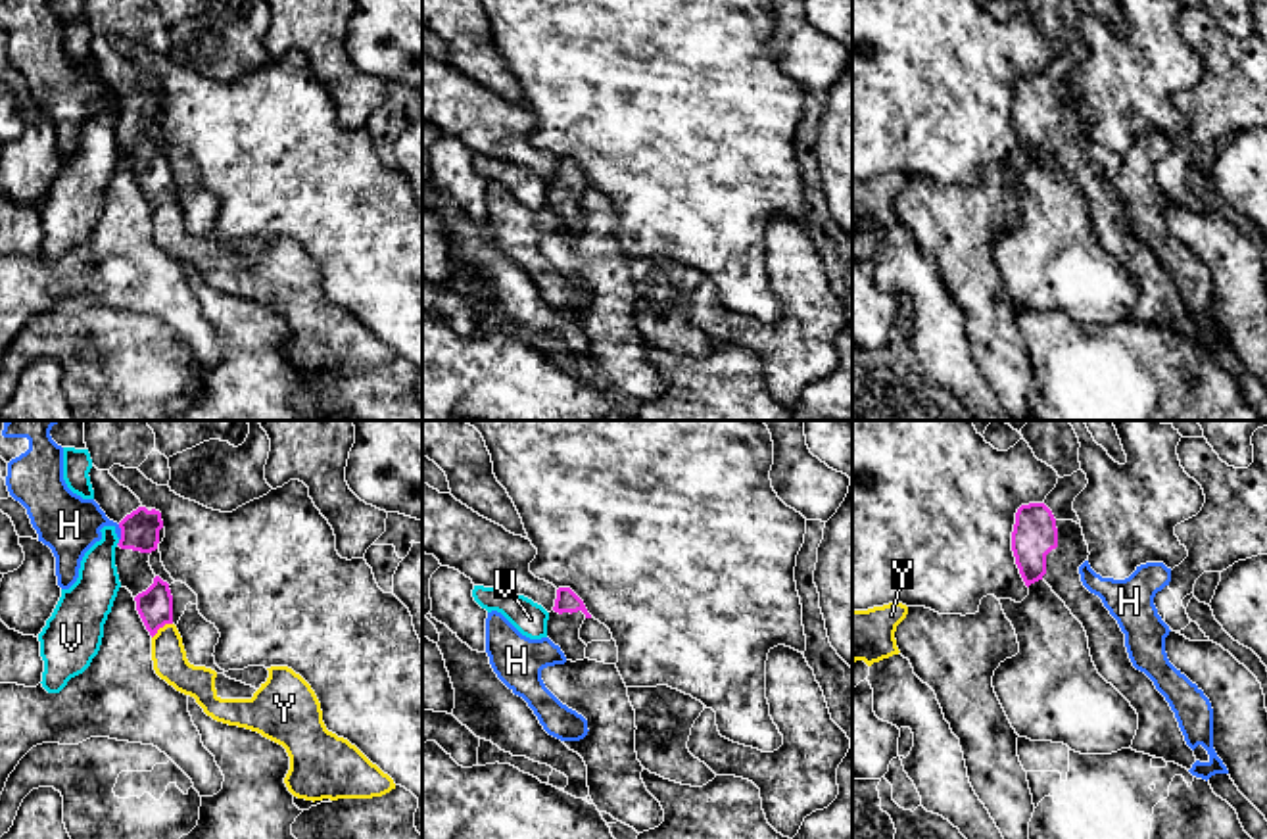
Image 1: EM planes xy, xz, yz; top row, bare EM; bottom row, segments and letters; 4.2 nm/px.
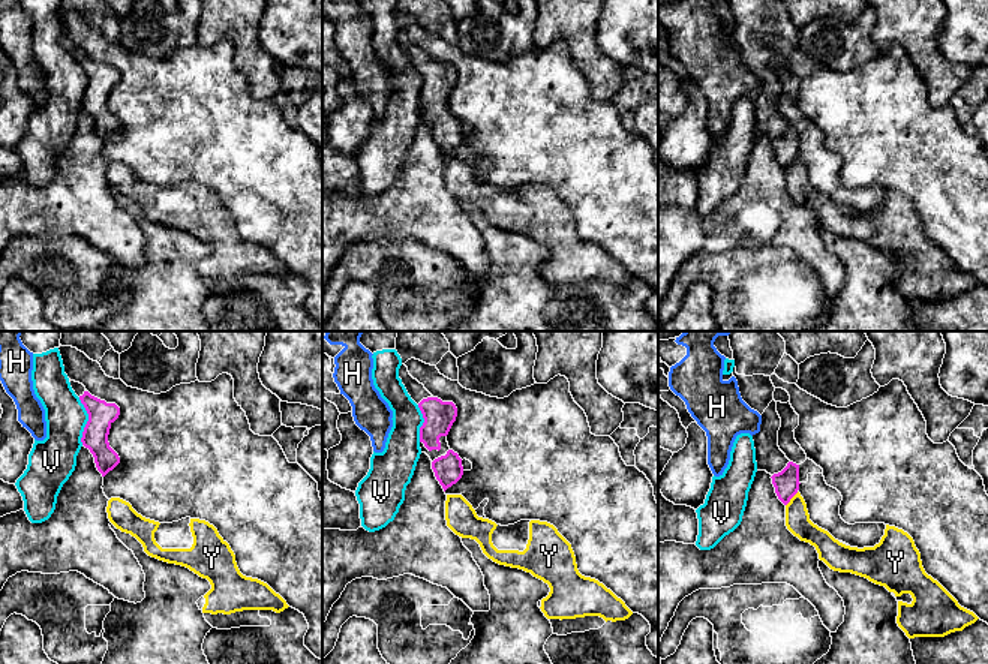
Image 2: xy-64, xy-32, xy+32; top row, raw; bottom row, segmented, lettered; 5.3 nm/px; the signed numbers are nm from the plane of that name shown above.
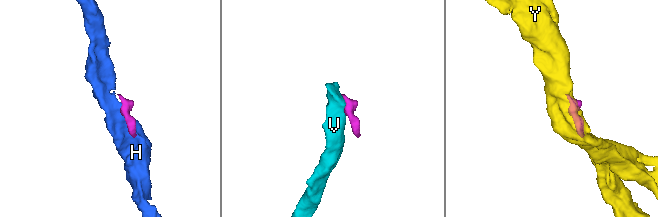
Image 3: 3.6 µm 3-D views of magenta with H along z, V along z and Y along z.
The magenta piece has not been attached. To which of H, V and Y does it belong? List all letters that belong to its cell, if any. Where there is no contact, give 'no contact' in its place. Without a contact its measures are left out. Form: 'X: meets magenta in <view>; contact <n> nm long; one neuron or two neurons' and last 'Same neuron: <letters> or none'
H: meets magenta in xy; contact 70 nm long; two neurons
V: meets magenta in xy; contact 30 nm long; two neurons
Y: meets magenta in xy; contact 110 nm long; two neurons
Same neuron: none

